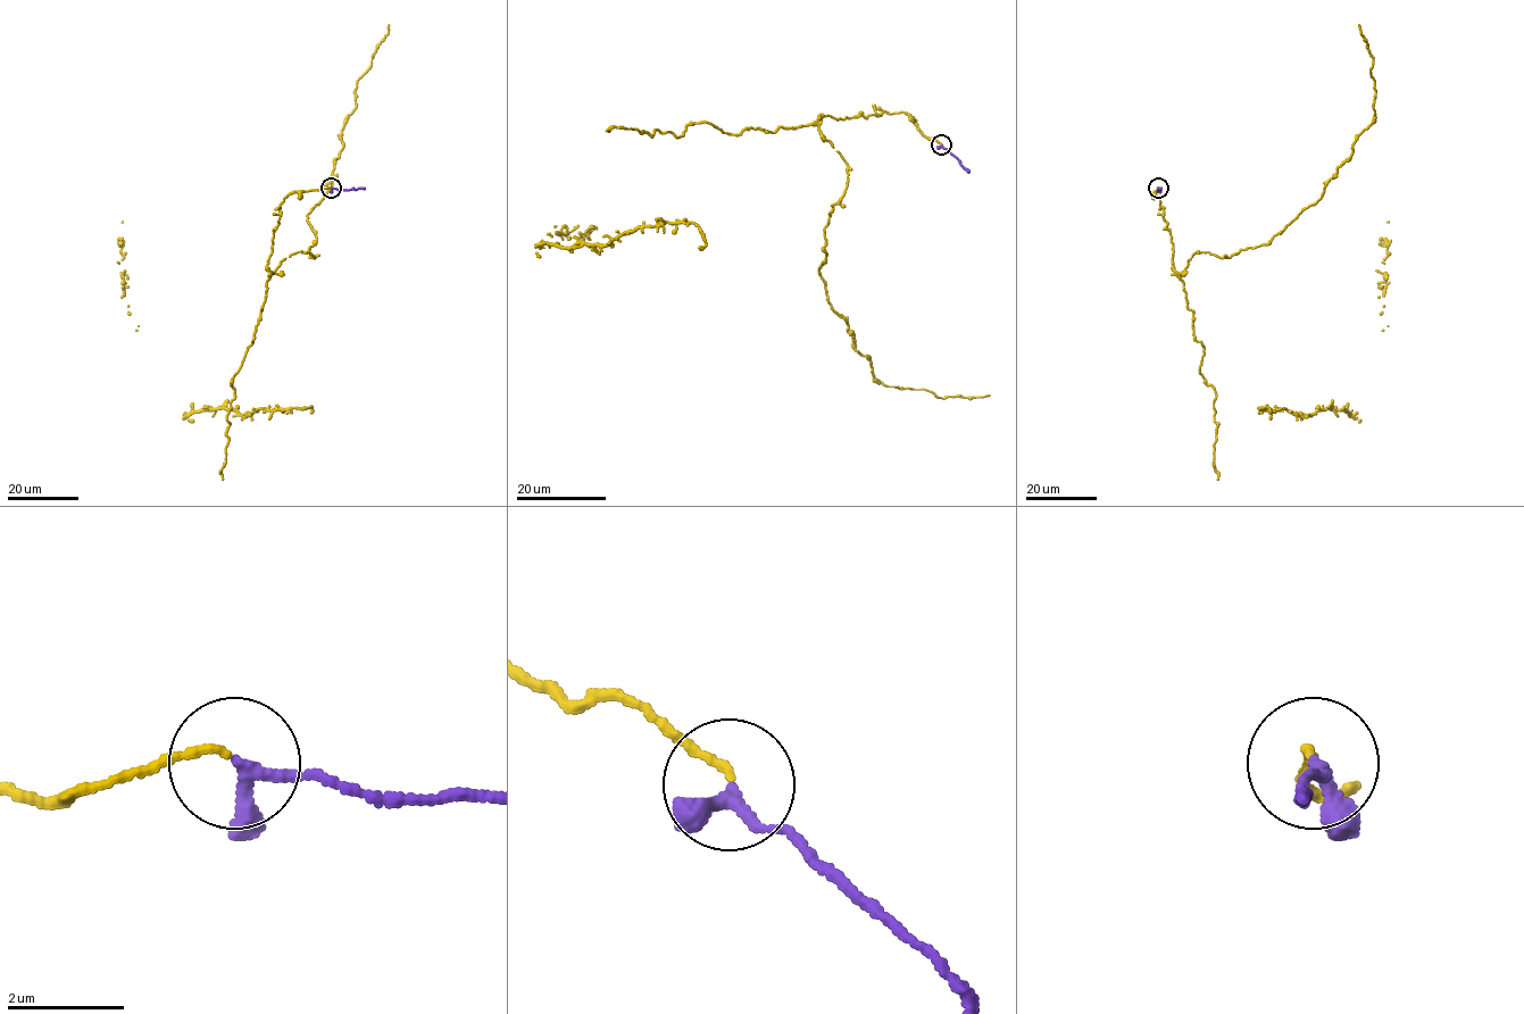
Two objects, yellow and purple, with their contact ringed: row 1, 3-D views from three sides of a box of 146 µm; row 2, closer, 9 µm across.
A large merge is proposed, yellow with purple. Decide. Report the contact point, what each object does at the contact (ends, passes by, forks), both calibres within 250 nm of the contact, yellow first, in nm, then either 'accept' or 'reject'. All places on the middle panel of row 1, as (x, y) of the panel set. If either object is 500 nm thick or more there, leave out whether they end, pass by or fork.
at (941, 144); yellow ends there; purple passes by; 110 nm thick on the yellow side, 200 nm on the other; accept

